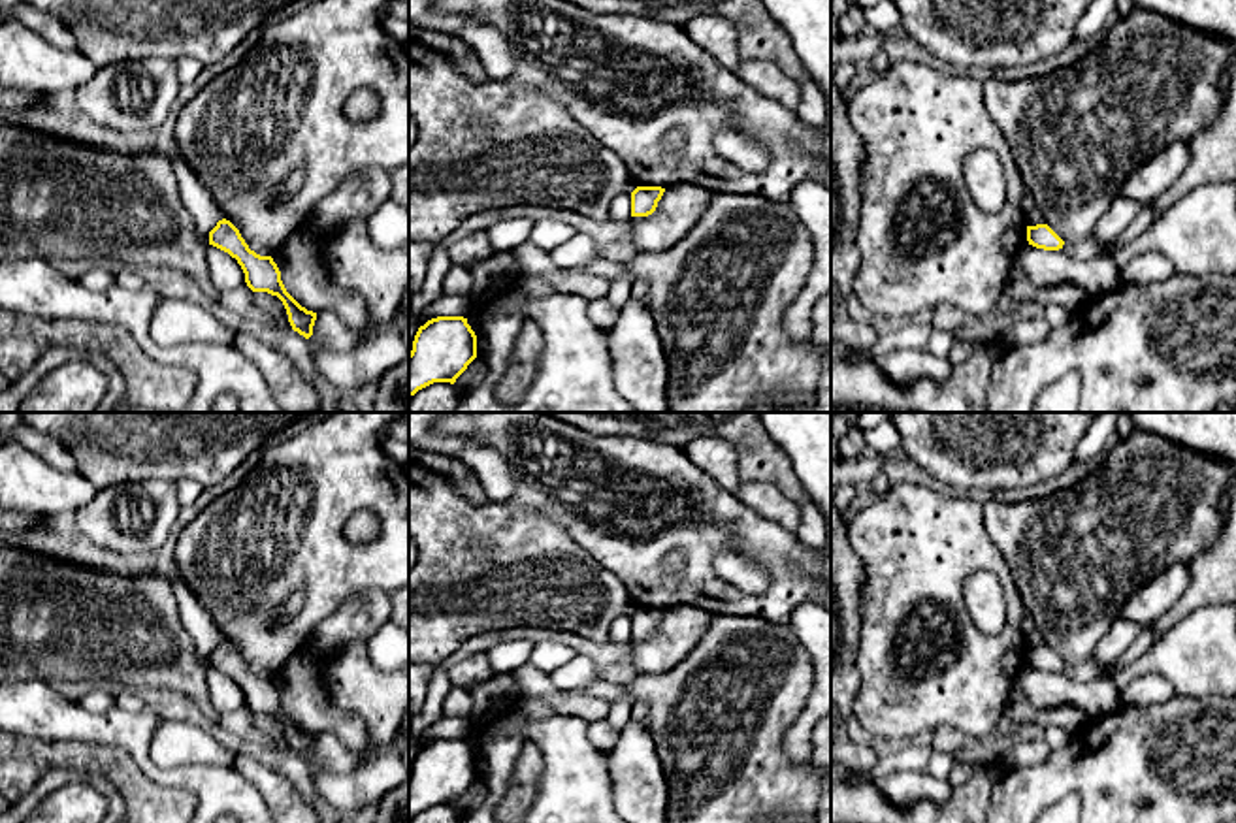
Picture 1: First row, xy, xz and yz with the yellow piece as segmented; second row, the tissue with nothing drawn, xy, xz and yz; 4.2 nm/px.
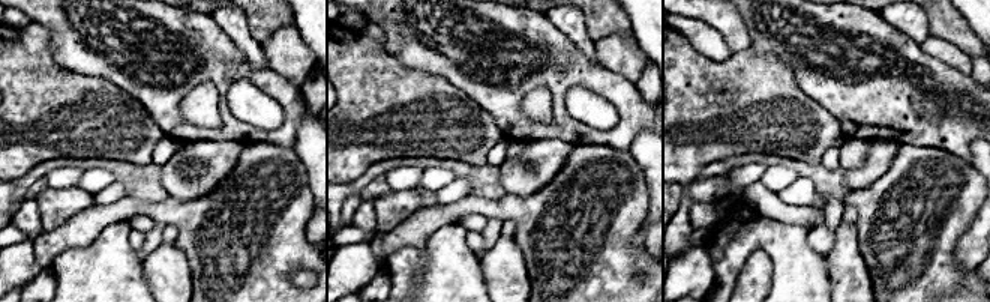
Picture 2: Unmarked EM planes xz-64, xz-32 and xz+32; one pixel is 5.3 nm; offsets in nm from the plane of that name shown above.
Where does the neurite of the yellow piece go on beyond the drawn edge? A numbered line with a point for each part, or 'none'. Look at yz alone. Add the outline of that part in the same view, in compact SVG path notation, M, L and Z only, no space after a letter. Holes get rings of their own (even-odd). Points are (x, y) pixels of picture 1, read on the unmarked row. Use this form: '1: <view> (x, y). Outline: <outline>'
none

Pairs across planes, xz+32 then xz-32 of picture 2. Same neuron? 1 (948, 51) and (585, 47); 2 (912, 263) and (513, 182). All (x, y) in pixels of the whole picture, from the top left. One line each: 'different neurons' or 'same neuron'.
1: different neurons
2: different neurons

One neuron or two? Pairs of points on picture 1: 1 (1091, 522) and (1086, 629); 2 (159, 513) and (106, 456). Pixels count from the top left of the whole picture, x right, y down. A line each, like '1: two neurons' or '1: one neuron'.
1: one neuron
2: two neurons

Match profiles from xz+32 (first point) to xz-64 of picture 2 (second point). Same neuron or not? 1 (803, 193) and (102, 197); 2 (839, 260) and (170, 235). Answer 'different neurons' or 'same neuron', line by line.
1: same neuron
2: different neurons

